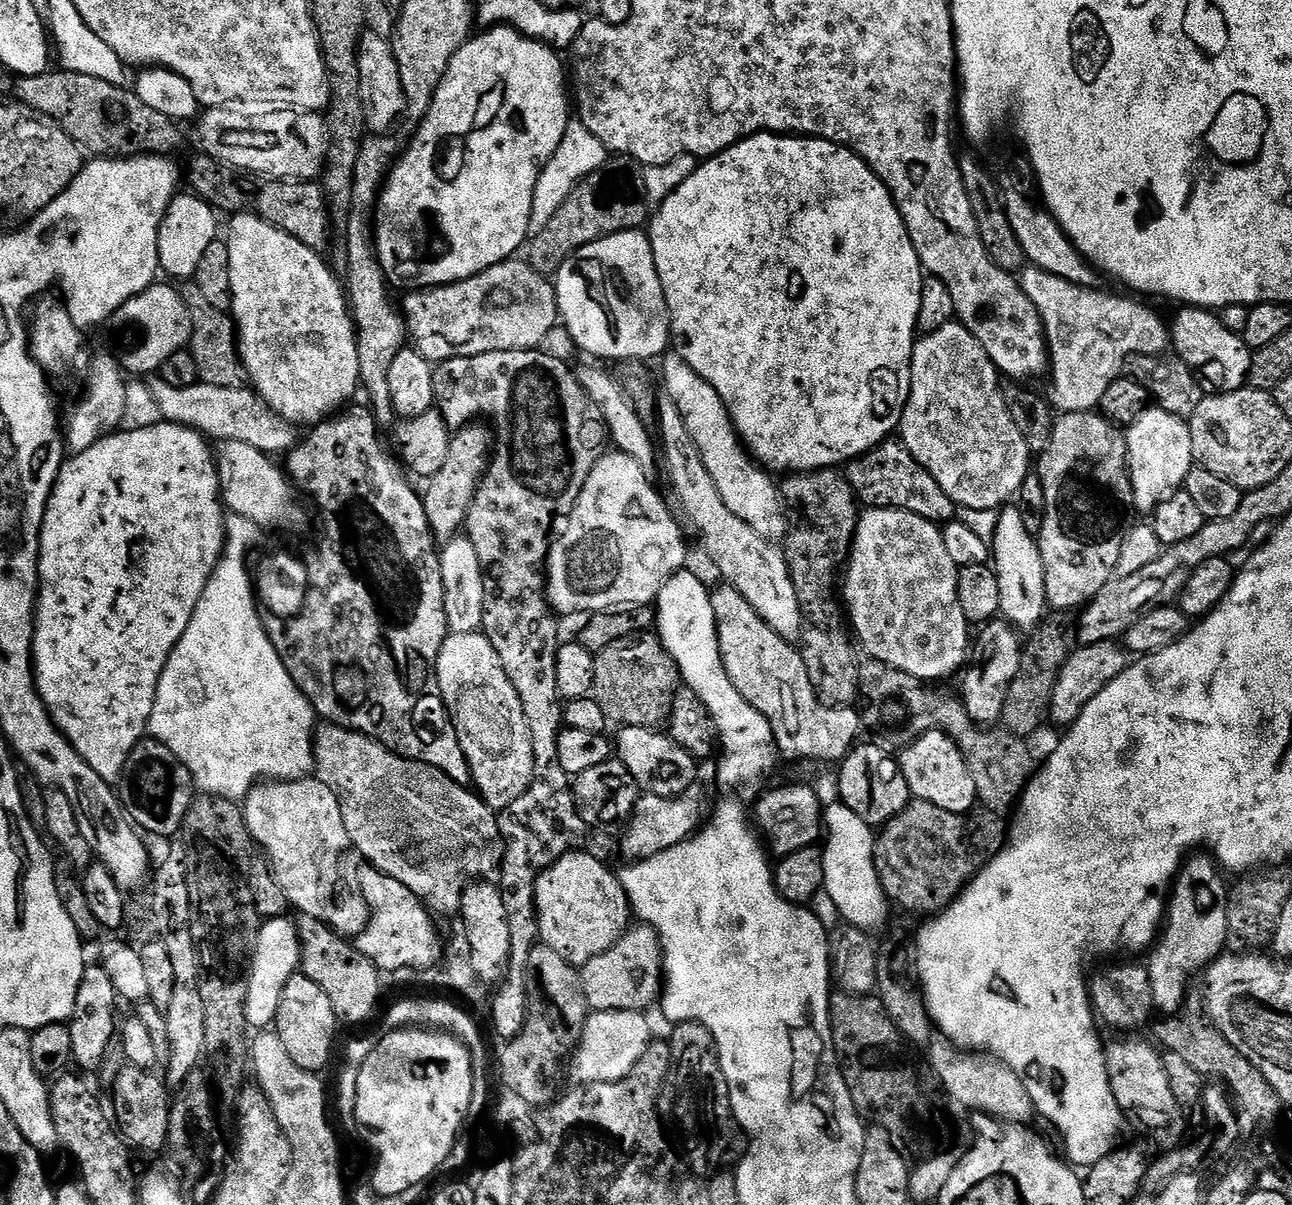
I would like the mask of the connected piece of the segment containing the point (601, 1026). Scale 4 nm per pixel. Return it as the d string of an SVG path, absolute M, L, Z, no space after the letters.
M593 1011L584 1023L574 1060L583 1066L588 1084L612 1084L615 1080L628 1080L638 1062L649 1054L652 1028L644 1012Z

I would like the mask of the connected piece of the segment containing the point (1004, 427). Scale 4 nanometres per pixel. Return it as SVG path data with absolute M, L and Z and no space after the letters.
M959 322L921 335L912 351L912 389L900 419L899 439L904 449L931 474L934 482L946 490L948 497L961 509L969 508L972 512L1003 509L1028 476L1030 453L1026 438L1022 438L1018 426L1014 426L1014 418L1010 418L1000 380L1001 373L997 372L986 350L982 350L982 342Z

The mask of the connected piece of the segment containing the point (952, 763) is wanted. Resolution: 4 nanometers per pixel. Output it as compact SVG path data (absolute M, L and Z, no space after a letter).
M927 730L921 733L916 740L903 749L904 753L898 756L900 772L906 778L908 791L917 800L925 800L941 810L950 810L954 814L964 816L972 807L977 807L976 777L968 766L966 754L960 749L959 744L942 730Z

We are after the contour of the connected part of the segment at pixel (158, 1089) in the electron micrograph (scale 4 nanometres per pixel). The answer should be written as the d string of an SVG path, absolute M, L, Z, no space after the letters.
M133 1064L124 1066L112 1084L111 1111L119 1131L133 1149L159 1153L167 1142L167 1124L170 1122L172 1105L168 1084L156 1074L155 1071Z

